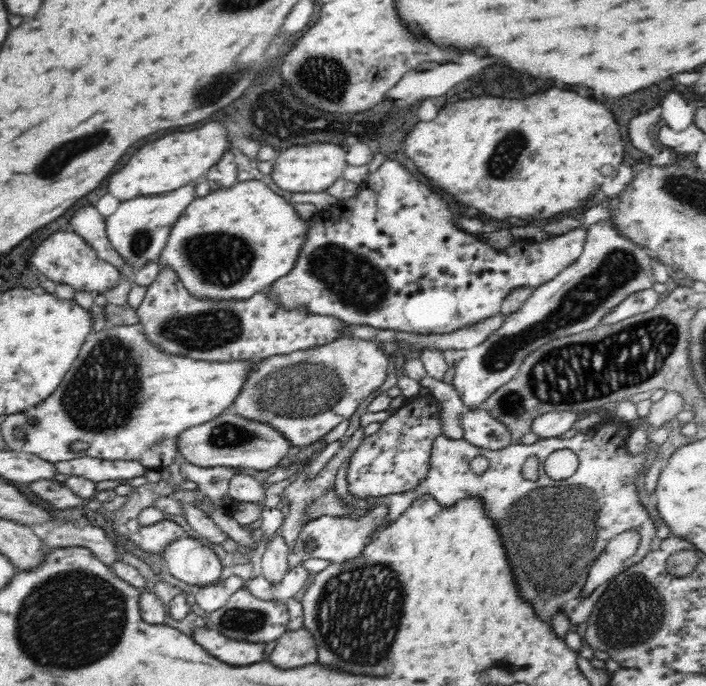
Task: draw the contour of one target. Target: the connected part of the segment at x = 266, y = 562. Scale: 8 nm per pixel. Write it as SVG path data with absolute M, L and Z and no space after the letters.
M278 536L267 544L261 561L260 576L269 584L278 586L288 571L288 548Z

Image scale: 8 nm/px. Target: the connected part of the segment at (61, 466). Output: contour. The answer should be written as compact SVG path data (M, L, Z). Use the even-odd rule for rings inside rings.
M83 456L54 463L54 472L70 476L83 476L92 482L127 480L143 476L147 468L140 462L128 460L102 460Z

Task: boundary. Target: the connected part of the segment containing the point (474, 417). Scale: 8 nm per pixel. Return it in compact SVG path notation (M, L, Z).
M486 409L465 411L461 418L463 438L486 450L502 450L513 443L510 429Z

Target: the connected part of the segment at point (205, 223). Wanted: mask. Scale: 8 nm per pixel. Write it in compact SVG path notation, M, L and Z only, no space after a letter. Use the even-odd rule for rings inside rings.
M245 180L232 184L230 188L210 191L205 196L195 196L180 212L170 226L170 235L156 263L160 270L170 268L182 281L190 295L202 301L246 300L264 291L275 280L286 276L294 268L298 250L304 243L306 221L294 211L292 204L274 193L264 181Z

